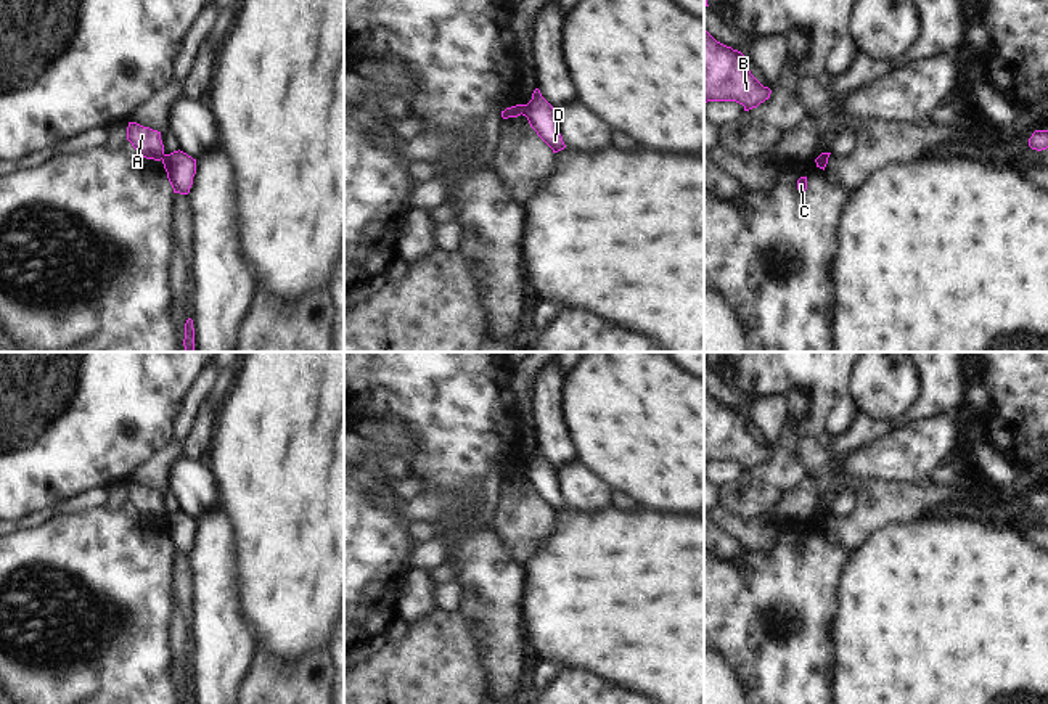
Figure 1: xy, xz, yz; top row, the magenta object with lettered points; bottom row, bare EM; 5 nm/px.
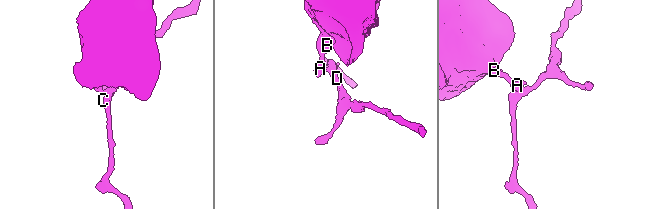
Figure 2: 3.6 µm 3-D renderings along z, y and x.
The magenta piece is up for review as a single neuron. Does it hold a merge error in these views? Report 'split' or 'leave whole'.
split

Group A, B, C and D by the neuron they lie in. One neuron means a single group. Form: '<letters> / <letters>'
A B / C D

